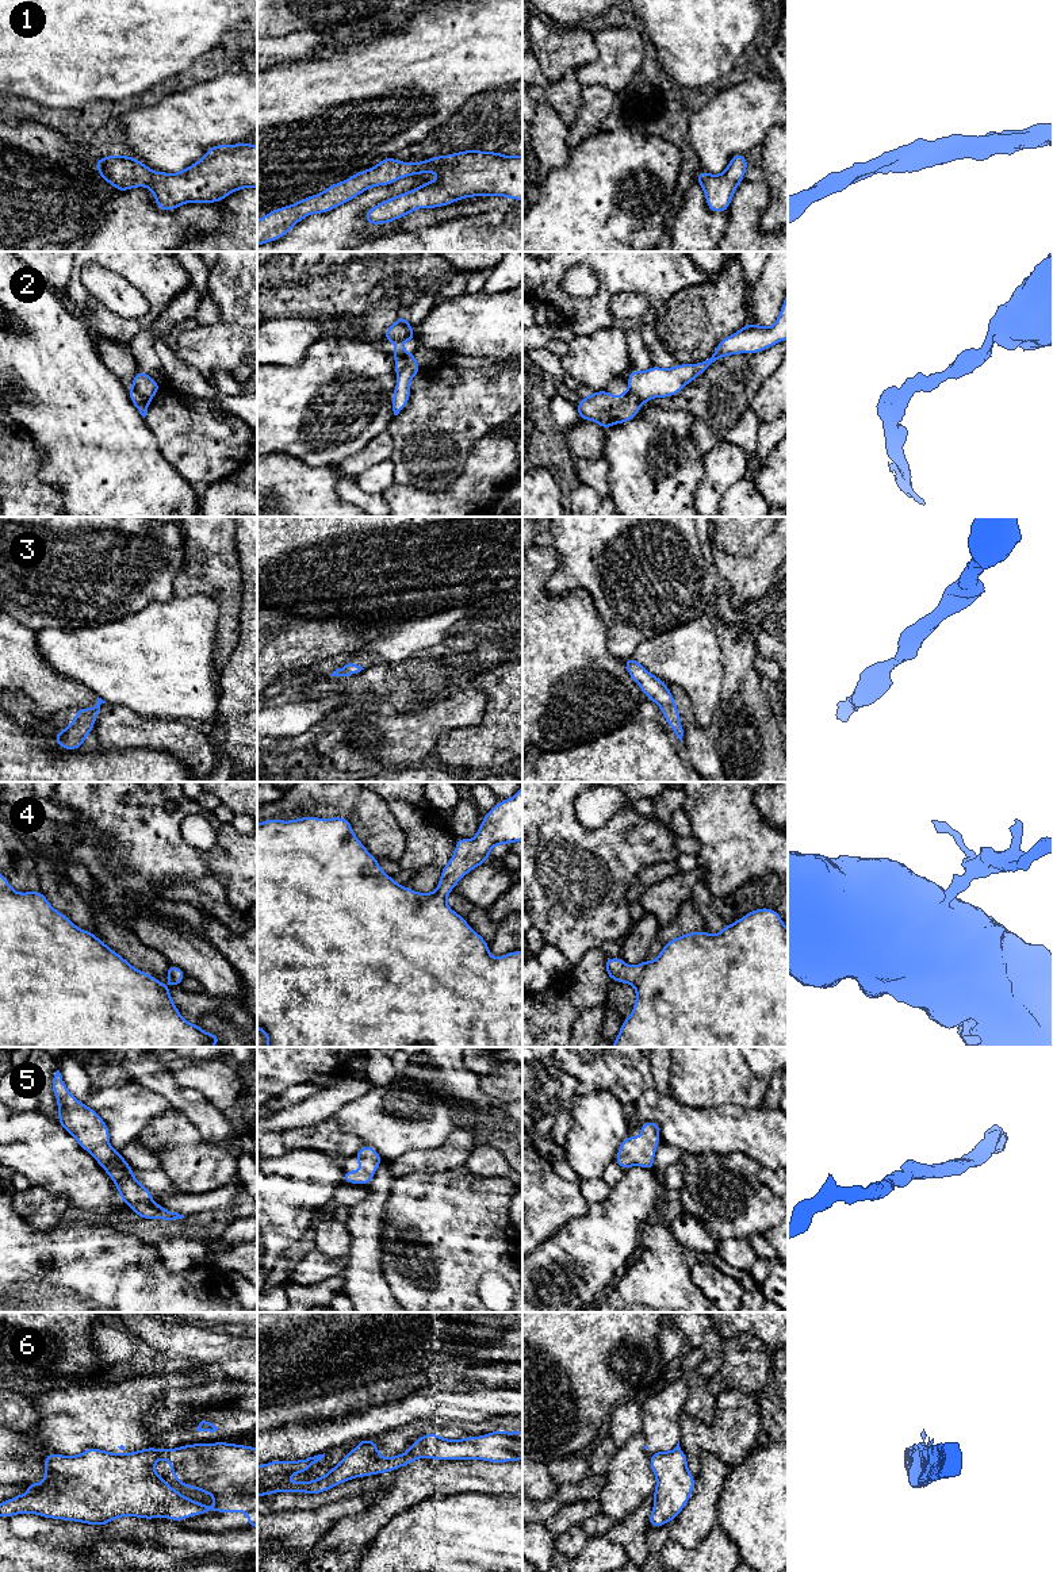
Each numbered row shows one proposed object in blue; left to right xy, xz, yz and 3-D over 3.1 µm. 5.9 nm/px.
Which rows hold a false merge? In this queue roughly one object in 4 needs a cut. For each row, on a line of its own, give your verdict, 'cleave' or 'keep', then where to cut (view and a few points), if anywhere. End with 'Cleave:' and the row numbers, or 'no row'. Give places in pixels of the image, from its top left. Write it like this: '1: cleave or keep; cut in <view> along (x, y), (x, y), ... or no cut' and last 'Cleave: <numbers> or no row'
1: keep; no cut
2: cleave; cut in xy along (130, 387), (149, 401)
3: keep; no cut
4: keep; no cut
5: keep; no cut
6: cleave; cut in xz along (372, 1442), (360, 1445)
Cleave: 2, 6

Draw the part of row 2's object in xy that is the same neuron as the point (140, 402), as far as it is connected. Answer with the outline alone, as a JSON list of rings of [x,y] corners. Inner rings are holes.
[[[130,388],[130,392],[129,392],[129,396],[130,396],[130,400],[133,402],[133,404],[139,411],[139,414],[145,418],[148,409],[152,404],[150,400],[145,399],[143,396],[141,396],[138,392],[135,392],[131,388]]]

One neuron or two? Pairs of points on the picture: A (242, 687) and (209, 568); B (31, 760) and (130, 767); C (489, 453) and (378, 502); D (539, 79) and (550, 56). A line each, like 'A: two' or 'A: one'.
A: one
B: one
C: two
D: two

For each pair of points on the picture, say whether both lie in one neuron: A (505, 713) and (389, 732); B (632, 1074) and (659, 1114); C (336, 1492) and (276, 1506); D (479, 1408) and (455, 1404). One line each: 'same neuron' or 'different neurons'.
A: same neuron
B: different neurons
C: same neuron
D: same neuron

